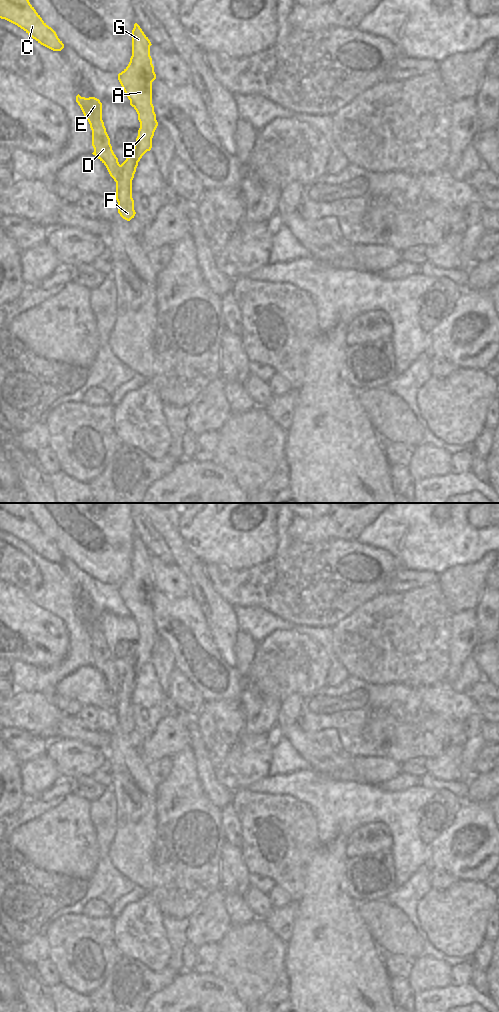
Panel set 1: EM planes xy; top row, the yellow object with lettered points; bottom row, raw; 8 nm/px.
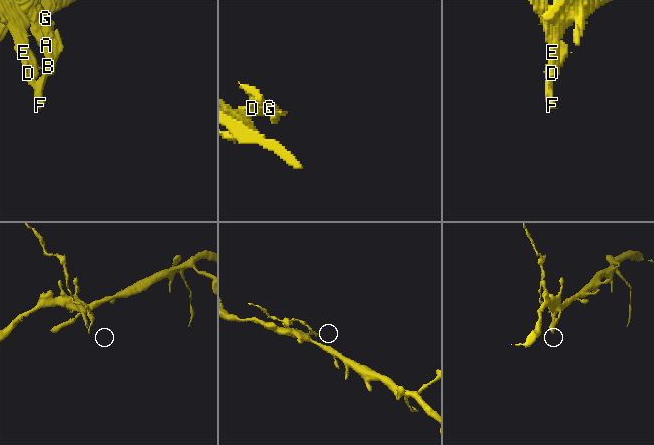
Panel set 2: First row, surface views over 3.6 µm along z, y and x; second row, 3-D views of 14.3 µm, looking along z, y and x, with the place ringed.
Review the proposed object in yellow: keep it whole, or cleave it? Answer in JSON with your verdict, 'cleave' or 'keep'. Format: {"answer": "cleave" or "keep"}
{"answer": "cleave"}

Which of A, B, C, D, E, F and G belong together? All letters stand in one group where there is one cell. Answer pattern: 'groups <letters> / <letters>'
groups A B F G / C D E

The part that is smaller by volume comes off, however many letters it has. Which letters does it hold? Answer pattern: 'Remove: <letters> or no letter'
Remove: A, B, F, G.

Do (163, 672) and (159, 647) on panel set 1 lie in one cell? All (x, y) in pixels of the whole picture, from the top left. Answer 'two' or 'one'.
one

